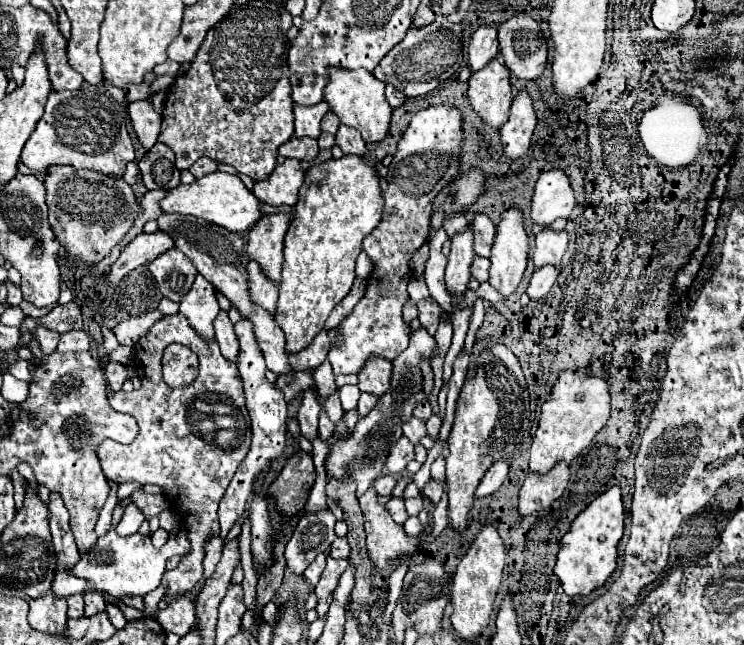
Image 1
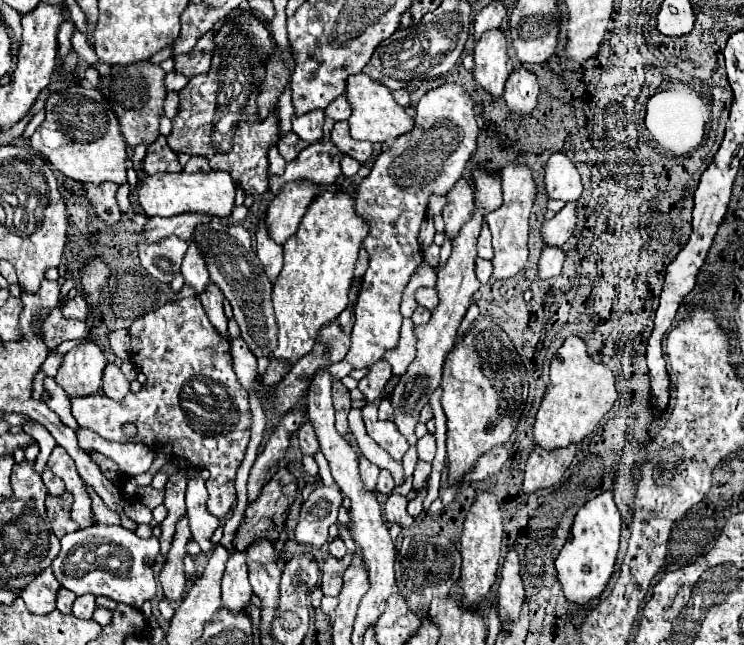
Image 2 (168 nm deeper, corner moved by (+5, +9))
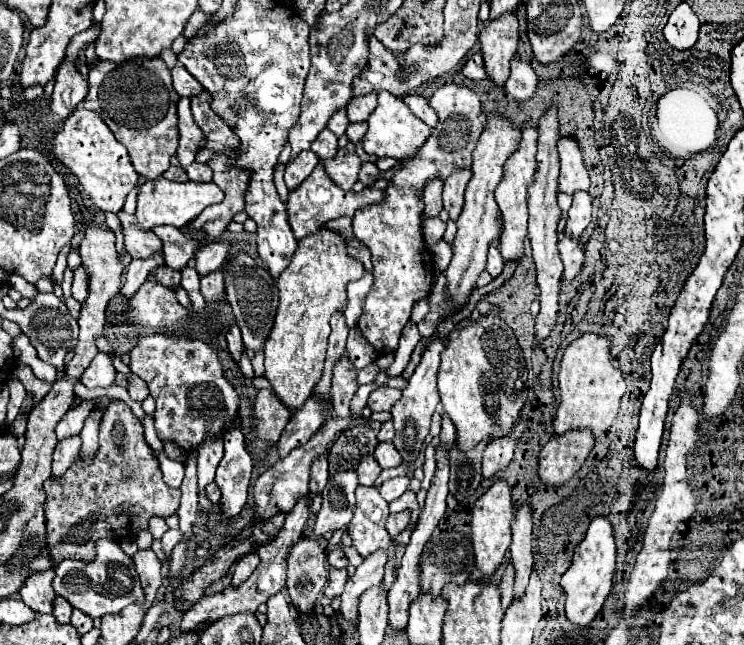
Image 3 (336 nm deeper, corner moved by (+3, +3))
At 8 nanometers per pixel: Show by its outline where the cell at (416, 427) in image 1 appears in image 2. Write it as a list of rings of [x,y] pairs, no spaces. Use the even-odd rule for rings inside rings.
[[[482,169],[474,171],[474,179],[476,179],[476,189],[474,189],[474,199],[476,199],[476,211],[472,215],[472,219],[464,225],[464,229],[458,233],[458,237],[452,241],[452,255],[448,257],[446,265],[438,271],[438,297],[440,303],[438,307],[432,311],[432,319],[426,325],[418,325],[416,329],[416,337],[418,337],[418,353],[416,359],[410,363],[408,371],[400,377],[398,385],[392,391],[392,405],[394,405],[394,423],[398,427],[398,431],[408,439],[410,447],[416,445],[416,435],[414,435],[414,427],[418,423],[418,413],[424,405],[428,404],[429,397],[434,389],[440,385],[442,381],[442,367],[446,361],[446,355],[450,353],[450,349],[454,349],[456,343],[456,331],[458,325],[466,313],[466,309],[472,303],[472,295],[474,291],[480,287],[480,281],[474,273],[474,261],[476,261],[476,239],[478,233],[482,229],[482,219],[486,213],[494,211],[500,203],[502,203],[502,187],[500,187],[500,177],[490,175]]]

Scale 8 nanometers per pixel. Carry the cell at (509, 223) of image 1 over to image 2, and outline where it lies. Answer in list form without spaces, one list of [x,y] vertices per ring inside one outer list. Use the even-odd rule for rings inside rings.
[[[506,165],[500,171],[500,179],[502,179],[504,201],[502,201],[502,207],[498,207],[490,215],[486,215],[486,223],[492,231],[492,247],[494,247],[492,277],[494,279],[510,279],[526,265],[526,259],[528,259],[528,247],[526,247],[528,217],[530,217],[530,209],[534,203],[534,195],[536,195],[536,185],[534,185],[530,169],[524,165]]]

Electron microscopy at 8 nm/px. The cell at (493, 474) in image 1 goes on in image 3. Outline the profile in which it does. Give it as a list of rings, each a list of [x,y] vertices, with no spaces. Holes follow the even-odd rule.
[[[502,435],[492,439],[492,443],[488,443],[486,451],[484,451],[484,463],[482,463],[482,475],[488,479],[494,473],[502,471],[508,467],[508,463],[512,461],[514,455],[514,447],[516,441],[510,435]]]

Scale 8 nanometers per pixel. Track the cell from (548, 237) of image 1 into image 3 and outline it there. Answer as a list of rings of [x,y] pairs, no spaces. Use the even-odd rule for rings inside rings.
[[[588,191],[574,193],[574,203],[572,203],[568,215],[570,217],[568,217],[568,225],[566,225],[564,233],[580,237],[592,219],[592,197]]]

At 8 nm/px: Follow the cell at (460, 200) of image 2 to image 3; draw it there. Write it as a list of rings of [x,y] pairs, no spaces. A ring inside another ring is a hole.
[[[456,169],[452,171],[452,175],[444,181],[444,209],[448,211],[450,219],[456,221],[460,211],[462,211],[462,205],[464,205],[464,189],[468,185],[472,177],[472,171],[470,169]]]

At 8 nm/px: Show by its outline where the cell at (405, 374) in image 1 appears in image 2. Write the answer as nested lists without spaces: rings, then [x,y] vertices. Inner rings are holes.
[[[390,395],[380,399],[380,403],[378,403],[378,417],[381,420],[392,421],[394,419],[394,409],[392,409],[392,401],[390,401]]]

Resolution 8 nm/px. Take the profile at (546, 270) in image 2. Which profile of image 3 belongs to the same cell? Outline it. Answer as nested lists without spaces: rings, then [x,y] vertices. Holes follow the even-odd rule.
[[[562,235],[558,249],[564,263],[564,279],[574,279],[584,267],[584,247],[576,237]]]

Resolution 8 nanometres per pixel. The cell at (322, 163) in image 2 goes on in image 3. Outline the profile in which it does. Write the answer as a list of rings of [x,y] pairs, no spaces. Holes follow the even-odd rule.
[[[348,143],[346,147],[338,149],[336,159],[324,161],[326,173],[330,175],[330,179],[342,187],[344,191],[350,191],[354,187],[354,183],[358,181],[358,173],[362,167],[362,159],[356,155],[356,147],[354,143]]]

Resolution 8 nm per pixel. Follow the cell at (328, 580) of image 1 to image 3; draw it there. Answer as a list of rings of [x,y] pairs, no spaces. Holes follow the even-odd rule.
[[[330,567],[328,571],[330,571],[330,575],[328,575],[328,585],[326,585],[324,595],[330,597],[330,599],[334,599],[336,595],[340,595],[344,591],[344,583],[346,583],[348,575],[346,575],[346,569],[334,569],[334,567]]]

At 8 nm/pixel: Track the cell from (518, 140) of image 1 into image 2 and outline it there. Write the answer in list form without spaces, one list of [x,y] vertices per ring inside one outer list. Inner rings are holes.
[[[526,69],[512,71],[506,81],[506,91],[504,91],[504,99],[506,99],[508,109],[520,117],[530,115],[536,107],[538,91],[540,89],[538,89],[534,73],[530,73]]]

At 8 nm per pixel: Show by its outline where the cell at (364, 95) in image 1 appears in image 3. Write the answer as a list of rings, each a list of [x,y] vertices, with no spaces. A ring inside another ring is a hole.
[[[388,91],[378,93],[378,107],[368,119],[368,133],[364,135],[364,151],[376,157],[394,157],[396,161],[404,161],[408,157],[414,157],[416,151],[426,143],[432,129],[418,119],[402,101],[402,97],[394,97]]]

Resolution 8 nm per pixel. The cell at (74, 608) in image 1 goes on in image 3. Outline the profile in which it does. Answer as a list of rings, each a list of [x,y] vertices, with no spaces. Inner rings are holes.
[[[56,597],[54,599],[54,611],[52,611],[56,621],[58,623],[70,623],[70,613],[72,613],[72,605],[66,599]]]

